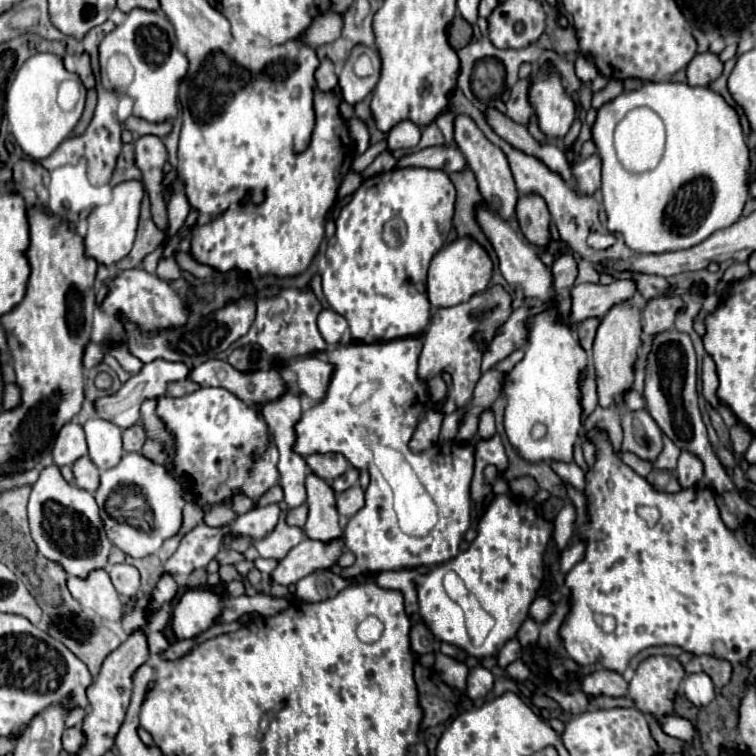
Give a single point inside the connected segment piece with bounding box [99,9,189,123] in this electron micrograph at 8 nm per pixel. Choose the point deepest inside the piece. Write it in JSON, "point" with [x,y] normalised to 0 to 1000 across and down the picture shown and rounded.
{"point":[196,52]}

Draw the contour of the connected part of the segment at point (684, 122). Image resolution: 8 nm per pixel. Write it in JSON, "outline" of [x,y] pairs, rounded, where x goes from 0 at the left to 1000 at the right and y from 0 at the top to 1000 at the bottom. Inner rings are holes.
{"outline":[[[856,110],[851,112],[845,120],[832,120],[832,123],[821,123],[816,131],[800,136],[792,147],[790,147],[790,163],[784,165],[784,187],[790,192],[790,202],[795,205],[798,210],[798,245],[795,245],[795,255],[798,255],[798,271],[800,271],[800,279],[803,279],[803,303],[808,308],[816,308],[827,316],[829,327],[835,327],[837,332],[843,335],[882,335],[882,332],[898,332],[898,329],[911,329],[927,319],[933,319],[938,311],[943,311],[943,306],[951,306],[951,303],[959,303],[959,300],[967,300],[978,287],[980,287],[980,279],[983,279],[983,271],[991,261],[988,255],[988,242],[991,242],[991,197],[985,192],[985,181],[983,181],[983,173],[980,173],[980,163],[978,163],[978,152],[970,142],[964,142],[954,126],[948,126],[946,120],[940,120],[938,115],[914,115],[909,110]],[[843,142],[858,142],[861,147],[869,147],[869,152],[874,152],[877,163],[880,163],[880,171],[882,171],[882,189],[880,189],[880,200],[877,200],[877,208],[872,213],[872,218],[861,226],[853,226],[853,229],[835,229],[829,226],[821,213],[816,210],[816,202],[813,202],[813,194],[811,194],[811,176],[813,176],[813,168],[816,163],[827,155],[827,149],[843,144]]]}

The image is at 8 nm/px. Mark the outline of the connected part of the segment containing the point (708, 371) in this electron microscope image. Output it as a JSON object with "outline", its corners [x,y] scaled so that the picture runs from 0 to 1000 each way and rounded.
{"outline":[[[938,470],[930,475],[930,522],[940,533],[943,541],[951,541],[951,528],[946,525],[948,517],[948,496],[946,496],[946,480]]]}

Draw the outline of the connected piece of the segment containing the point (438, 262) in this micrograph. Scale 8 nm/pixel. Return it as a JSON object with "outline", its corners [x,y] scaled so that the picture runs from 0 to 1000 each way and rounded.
{"outline":[[[607,313],[599,321],[589,324],[575,340],[570,343],[567,369],[565,369],[565,390],[573,406],[602,406],[607,401],[620,398],[626,390],[636,388],[649,369],[652,348],[642,329],[620,313]]]}

